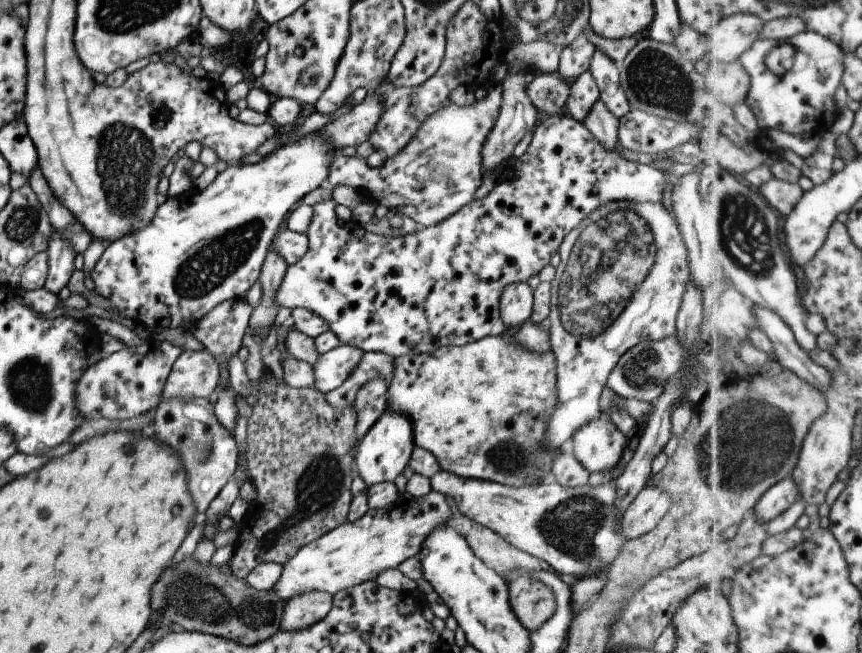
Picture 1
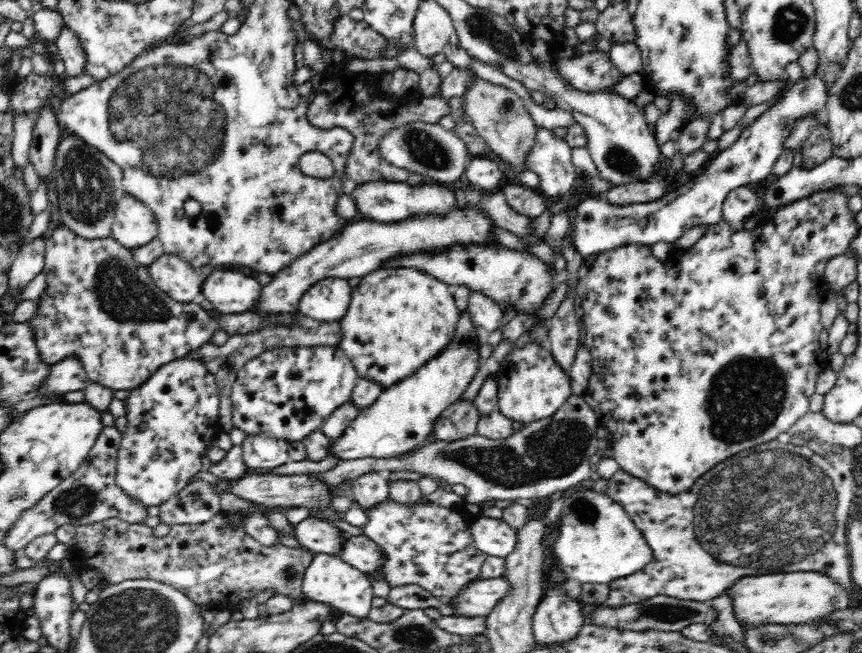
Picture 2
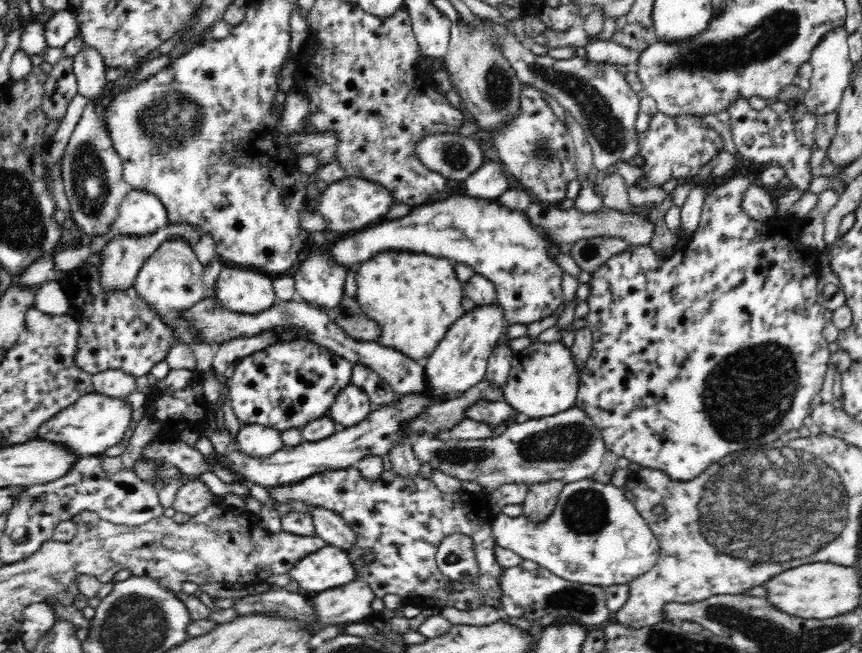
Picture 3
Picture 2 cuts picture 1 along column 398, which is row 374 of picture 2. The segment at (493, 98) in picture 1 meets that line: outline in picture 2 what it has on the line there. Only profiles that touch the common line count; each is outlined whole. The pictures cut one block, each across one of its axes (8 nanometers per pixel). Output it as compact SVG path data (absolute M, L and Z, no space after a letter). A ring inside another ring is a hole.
M194 351L188 352L186 356L182 356L182 358L178 358L176 360L172 360L168 364L164 366L160 366L146 382L139 384L136 388L130 389L130 394L126 396L124 399L125 403L125 413L124 417L126 417L126 430L120 431L120 441L118 444L118 452L116 452L116 484L124 494L132 497L132 499L138 499L138 503L142 503L142 505L146 506L160 506L164 504L171 496L174 496L177 492L180 492L187 484L188 480L196 474L196 472L200 472L202 469L202 458L207 456L207 448L214 444L214 440L220 433L219 426L219 406L220 406L220 389L215 379L215 376L210 373L206 365L195 356Z

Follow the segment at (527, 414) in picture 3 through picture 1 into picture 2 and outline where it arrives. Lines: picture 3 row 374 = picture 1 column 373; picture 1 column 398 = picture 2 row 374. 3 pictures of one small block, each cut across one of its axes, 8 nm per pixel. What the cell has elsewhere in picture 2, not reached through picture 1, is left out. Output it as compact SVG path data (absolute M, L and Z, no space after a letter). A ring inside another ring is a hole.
M536 343L513 348L500 362L496 381L500 413L512 422L522 422L525 425L548 419L572 393L568 375L556 363L548 347L540 347Z

